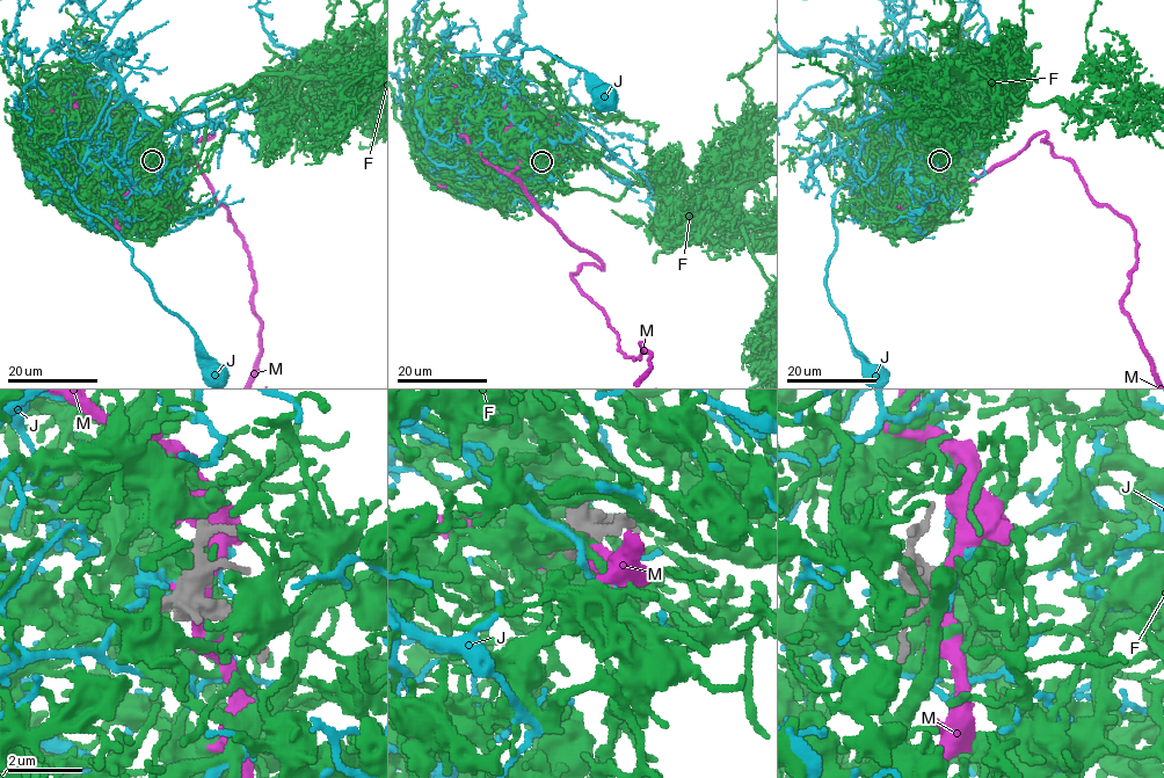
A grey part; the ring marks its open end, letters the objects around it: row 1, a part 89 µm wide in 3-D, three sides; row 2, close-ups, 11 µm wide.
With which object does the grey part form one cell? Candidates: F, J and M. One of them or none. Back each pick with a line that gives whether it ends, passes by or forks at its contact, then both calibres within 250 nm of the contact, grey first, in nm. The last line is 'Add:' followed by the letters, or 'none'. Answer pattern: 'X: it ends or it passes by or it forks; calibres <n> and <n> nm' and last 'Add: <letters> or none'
F: it ends; calibres 480 and 750 nm
Add: F

